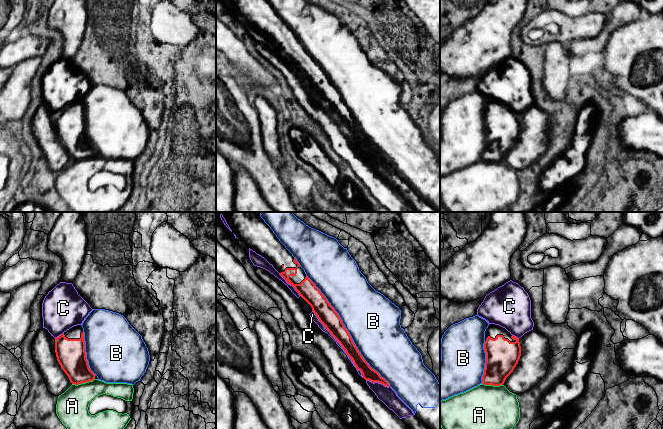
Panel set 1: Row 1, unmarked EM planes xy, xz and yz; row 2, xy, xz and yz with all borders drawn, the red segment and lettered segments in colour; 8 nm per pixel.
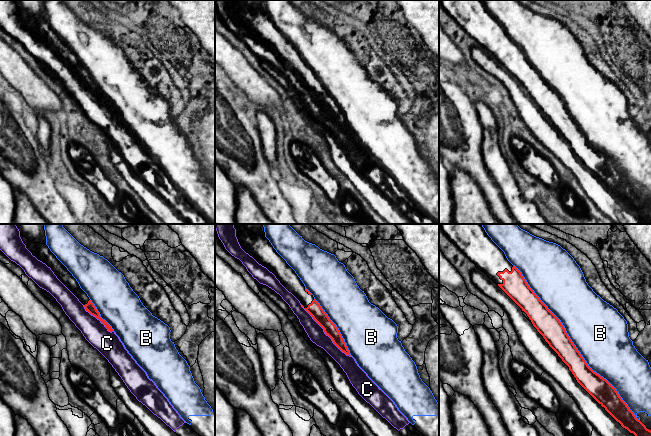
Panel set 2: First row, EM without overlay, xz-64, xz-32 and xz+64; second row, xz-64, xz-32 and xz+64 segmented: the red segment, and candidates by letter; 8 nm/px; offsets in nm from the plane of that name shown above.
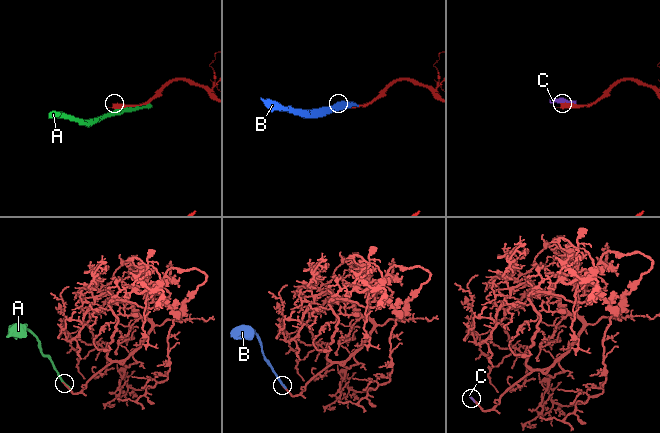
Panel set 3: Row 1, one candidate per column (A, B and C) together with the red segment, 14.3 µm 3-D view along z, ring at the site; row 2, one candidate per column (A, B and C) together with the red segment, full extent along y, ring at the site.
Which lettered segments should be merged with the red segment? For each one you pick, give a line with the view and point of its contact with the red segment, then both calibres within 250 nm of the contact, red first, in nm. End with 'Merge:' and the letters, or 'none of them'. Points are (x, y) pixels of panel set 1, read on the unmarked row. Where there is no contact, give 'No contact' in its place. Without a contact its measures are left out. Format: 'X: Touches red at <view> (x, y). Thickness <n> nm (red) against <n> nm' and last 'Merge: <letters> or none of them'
Merge: none of them

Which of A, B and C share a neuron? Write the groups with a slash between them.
A / B / C

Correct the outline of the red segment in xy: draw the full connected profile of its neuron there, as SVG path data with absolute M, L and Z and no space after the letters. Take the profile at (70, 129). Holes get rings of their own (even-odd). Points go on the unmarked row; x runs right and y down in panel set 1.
M81 101L74 102L55 114L55 129L61 145L72 160L93 157L95 150L86 135L84 108Z

